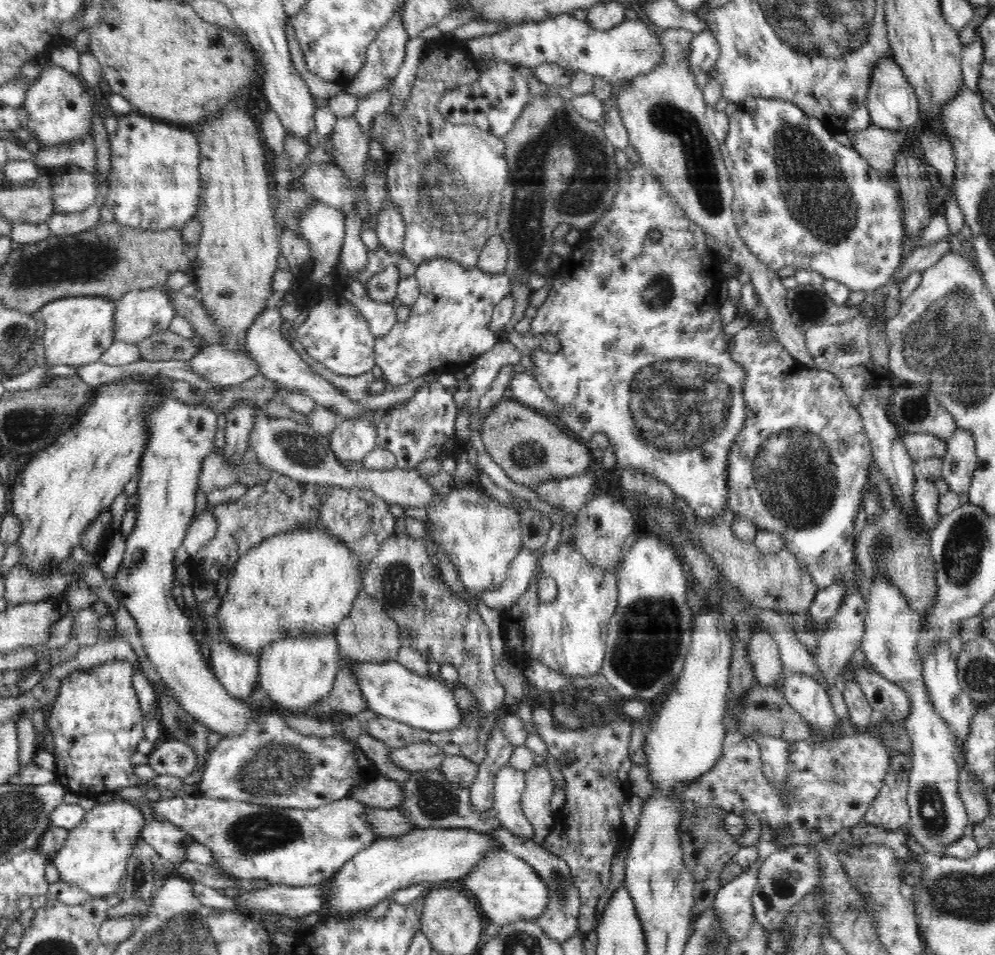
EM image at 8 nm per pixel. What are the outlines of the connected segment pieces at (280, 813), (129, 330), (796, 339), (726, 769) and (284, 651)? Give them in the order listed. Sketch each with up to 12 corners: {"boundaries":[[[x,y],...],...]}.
{"boundaries":[[[349,793],[312,810],[205,796],[101,803],[154,811],[222,875],[330,881],[375,841]],[[160,287],[116,302],[115,339],[137,345],[177,316]],[[692,31],[616,98],[640,163],[750,275],[778,343],[818,370],[781,278],[738,232],[689,64]],[[870,727],[788,748],[787,786],[749,735],[674,799],[743,816],[776,850],[865,818],[890,755]],[[335,635],[276,639],[259,654],[274,707],[305,714],[331,691]]]}

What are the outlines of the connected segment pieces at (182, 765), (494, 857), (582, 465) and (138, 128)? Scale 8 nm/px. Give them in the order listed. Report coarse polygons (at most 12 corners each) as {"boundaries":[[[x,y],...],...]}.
{"boundaries":[[[163,737],[149,755],[154,772],[180,779],[196,770],[196,753]],[[503,849],[458,881],[498,927],[537,921],[546,881]],[[514,399],[482,420],[486,452],[536,484],[600,465],[588,443]],[[120,115],[105,204],[181,231],[201,199],[198,133]]]}

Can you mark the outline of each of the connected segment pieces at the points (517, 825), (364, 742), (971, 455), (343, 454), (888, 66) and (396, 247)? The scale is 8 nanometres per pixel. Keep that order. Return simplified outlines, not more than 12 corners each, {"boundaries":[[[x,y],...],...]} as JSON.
{"boundaries":[[[502,765],[494,776],[494,808],[502,826],[534,842],[521,806],[525,772]],[[362,733],[358,746],[382,777],[398,784],[408,780],[389,748]],[[956,428],[946,440],[942,474],[967,493],[978,466],[974,436]],[[374,417],[341,419],[329,445],[342,463],[377,446]],[[882,56],[870,78],[871,124],[906,133],[920,103],[902,67]],[[392,198],[377,212],[384,250],[403,252],[406,225]]]}

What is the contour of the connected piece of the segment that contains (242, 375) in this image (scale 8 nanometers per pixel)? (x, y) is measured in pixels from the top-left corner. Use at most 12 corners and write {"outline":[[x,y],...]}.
{"outline":[[204,346],[189,364],[221,387],[260,373],[247,350]]}

